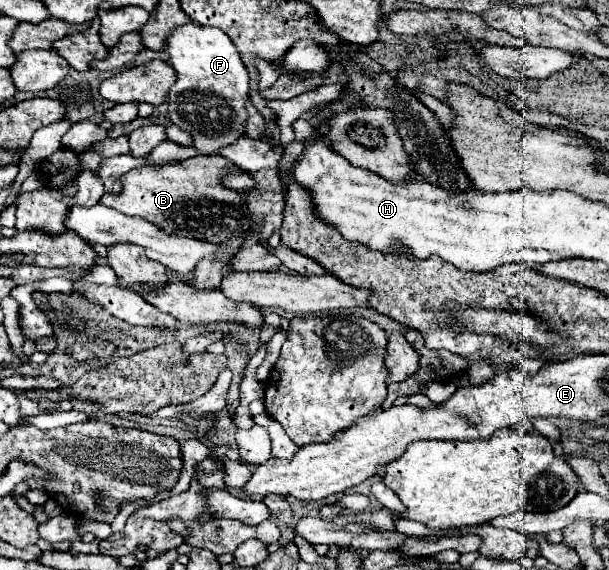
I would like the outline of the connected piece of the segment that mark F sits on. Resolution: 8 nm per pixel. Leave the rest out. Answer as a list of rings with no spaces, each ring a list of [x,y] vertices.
[[[188,23],[170,33],[166,47],[178,75],[168,93],[168,119],[192,135],[196,153],[220,153],[246,133],[248,121],[248,71],[236,45],[220,29]]]

